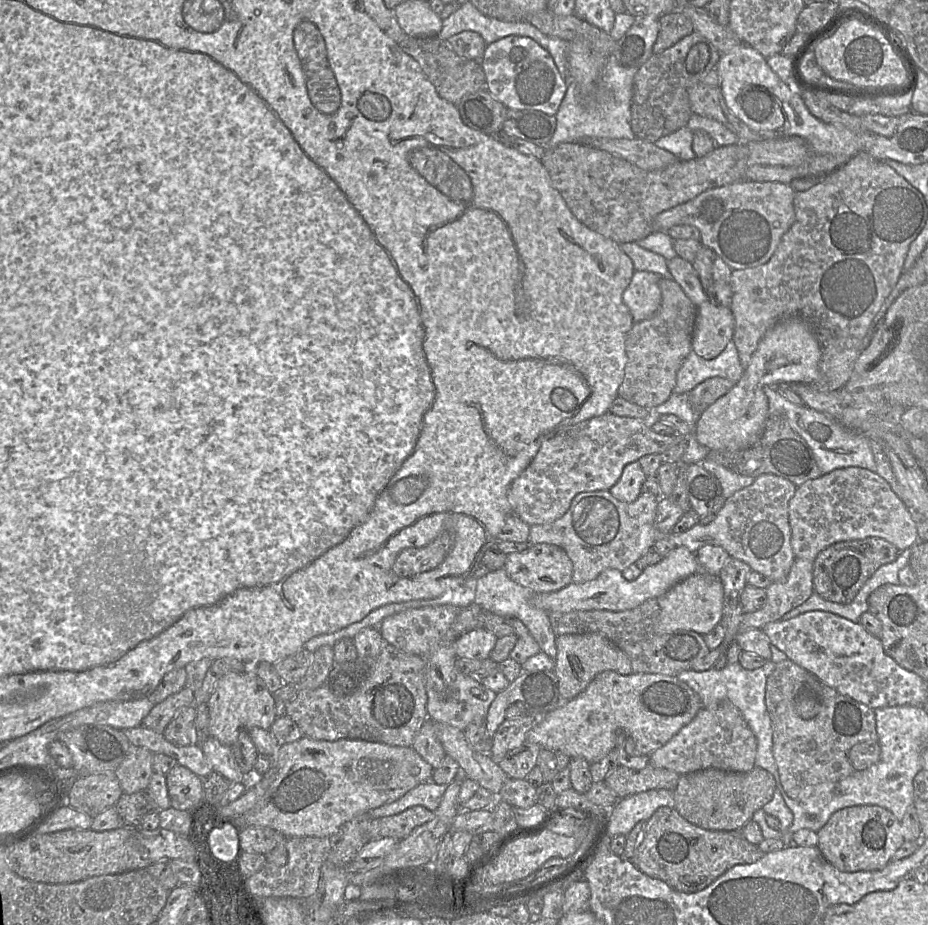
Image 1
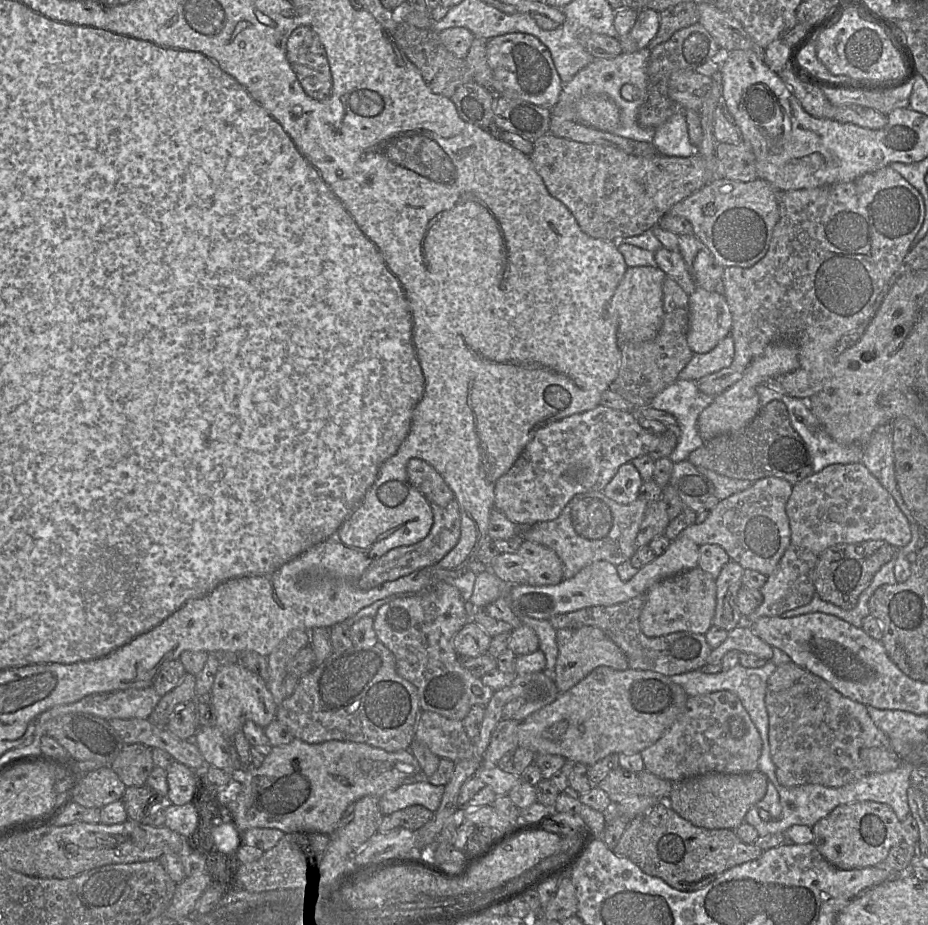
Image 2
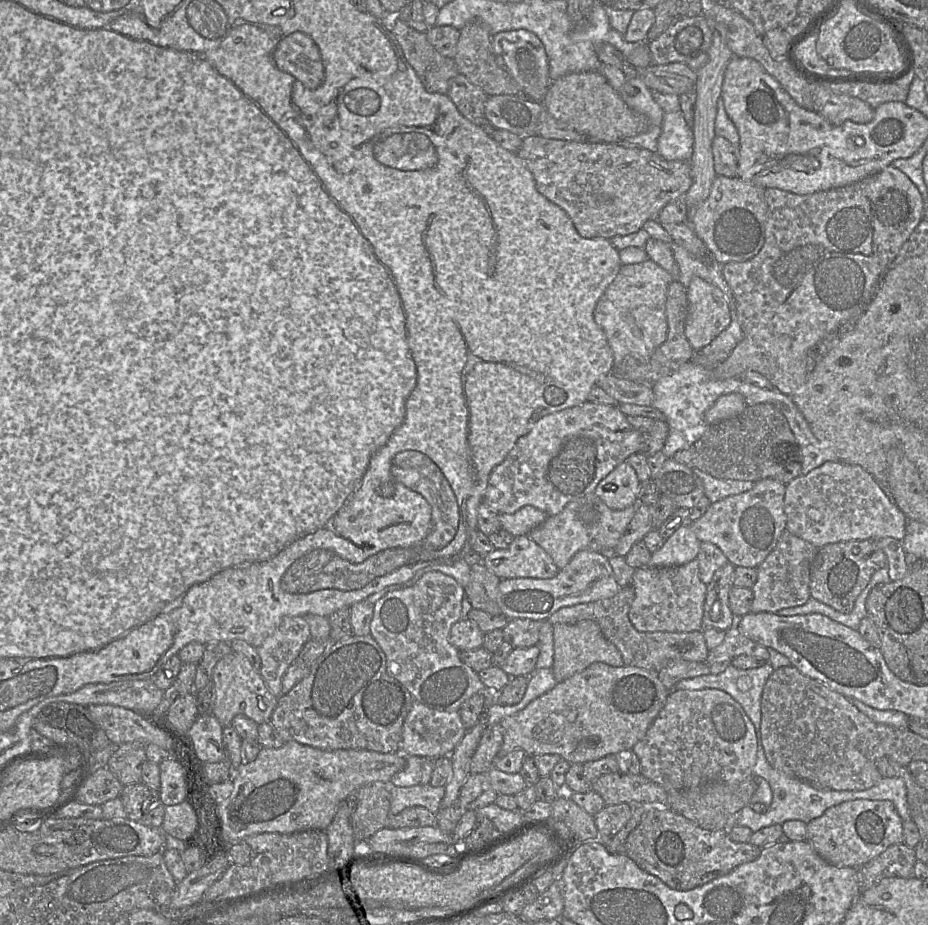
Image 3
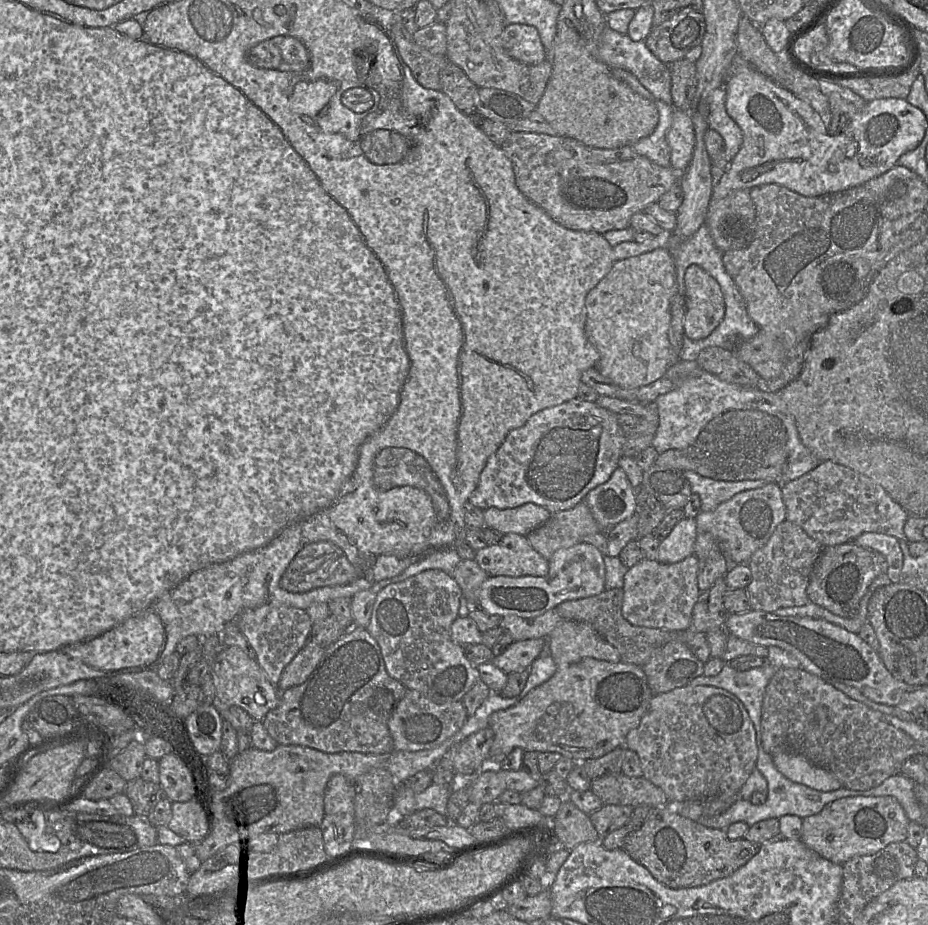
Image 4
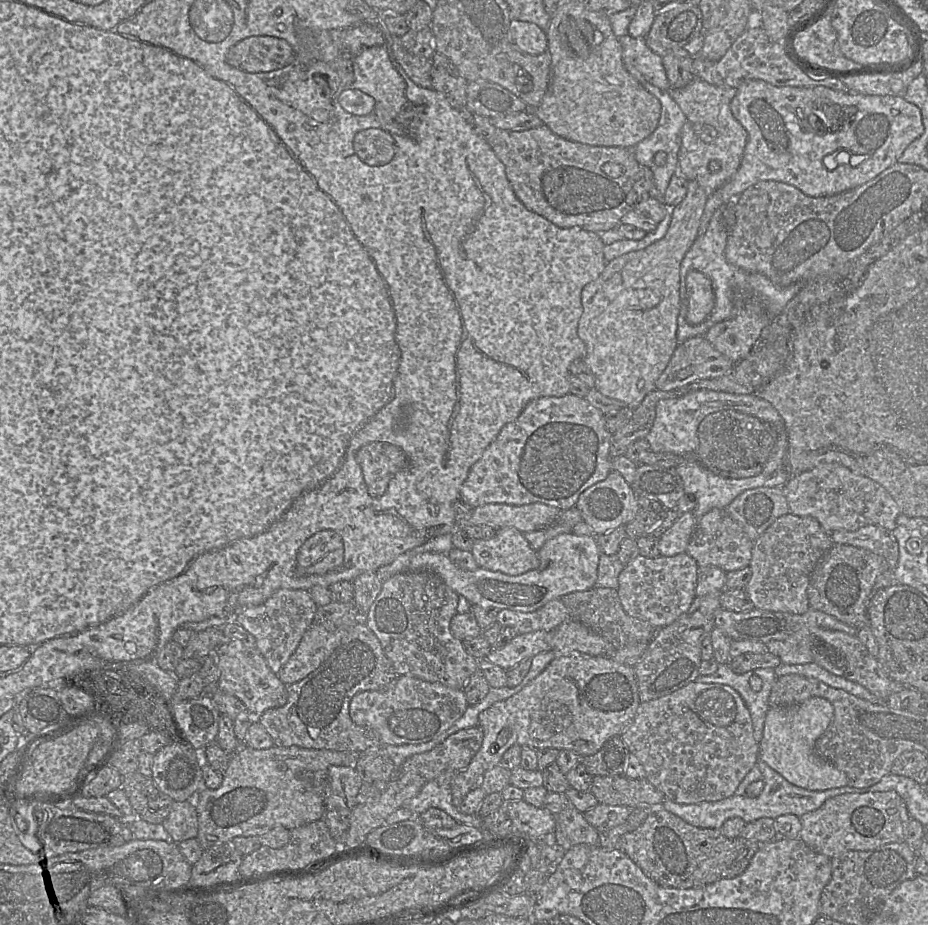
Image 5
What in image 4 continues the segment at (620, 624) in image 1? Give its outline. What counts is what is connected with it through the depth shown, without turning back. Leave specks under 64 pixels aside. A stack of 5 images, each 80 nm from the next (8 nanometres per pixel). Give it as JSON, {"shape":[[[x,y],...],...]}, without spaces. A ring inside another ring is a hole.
{"shape":[[[623,588],[606,589],[594,596],[566,600],[555,609],[564,620],[589,623],[607,642],[618,650],[621,661],[624,663],[635,664],[642,667],[655,650],[675,640],[687,645],[691,652],[703,663],[711,659],[711,650],[706,638],[706,633],[694,633],[689,630],[668,631],[631,624],[622,614],[623,595]]]}

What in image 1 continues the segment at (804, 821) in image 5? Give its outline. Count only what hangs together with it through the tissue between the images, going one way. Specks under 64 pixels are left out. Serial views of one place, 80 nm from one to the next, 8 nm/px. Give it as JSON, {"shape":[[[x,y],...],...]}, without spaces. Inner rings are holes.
{"shape":[[[876,805],[851,806],[836,811],[817,836],[817,848],[823,857],[842,872],[882,869],[905,841],[900,821],[889,810]]]}

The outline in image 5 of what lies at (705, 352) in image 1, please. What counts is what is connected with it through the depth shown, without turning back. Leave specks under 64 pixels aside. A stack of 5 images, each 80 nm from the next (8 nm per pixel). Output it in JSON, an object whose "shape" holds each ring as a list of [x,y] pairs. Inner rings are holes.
{"shape":[[[691,270],[686,276],[687,322],[698,325],[705,321],[715,305],[715,294],[711,280],[697,270]]]}

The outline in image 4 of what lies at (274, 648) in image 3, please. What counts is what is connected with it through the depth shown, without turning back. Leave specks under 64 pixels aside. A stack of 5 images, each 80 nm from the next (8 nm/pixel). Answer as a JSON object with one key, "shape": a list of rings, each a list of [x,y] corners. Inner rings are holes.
{"shape":[[[286,605],[242,612],[236,624],[254,650],[259,666],[276,686],[283,669],[307,643],[312,630],[312,620],[306,610]]]}

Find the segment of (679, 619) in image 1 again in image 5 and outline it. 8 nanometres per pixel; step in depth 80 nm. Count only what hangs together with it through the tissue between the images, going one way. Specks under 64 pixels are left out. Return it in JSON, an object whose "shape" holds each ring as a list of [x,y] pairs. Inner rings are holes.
{"shape":[[[686,552],[648,558],[639,554],[624,566],[618,577],[618,596],[624,611],[656,629],[673,623],[685,613],[696,597],[698,564]]]}

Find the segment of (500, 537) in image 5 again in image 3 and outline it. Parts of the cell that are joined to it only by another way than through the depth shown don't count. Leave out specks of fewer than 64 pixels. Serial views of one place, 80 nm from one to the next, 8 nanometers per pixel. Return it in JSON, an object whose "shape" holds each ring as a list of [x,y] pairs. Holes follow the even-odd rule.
{"shape":[[[528,535],[514,538],[506,549],[494,549],[482,563],[500,579],[555,577],[559,568],[551,556]]]}

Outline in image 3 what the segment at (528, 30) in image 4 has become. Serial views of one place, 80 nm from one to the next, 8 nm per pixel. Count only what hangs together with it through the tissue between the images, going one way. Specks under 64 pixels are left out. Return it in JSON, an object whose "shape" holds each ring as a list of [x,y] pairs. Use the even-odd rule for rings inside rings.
{"shape":[[[526,29],[503,31],[492,36],[492,45],[500,63],[519,85],[522,94],[541,103],[552,80],[545,47],[539,37]]]}

